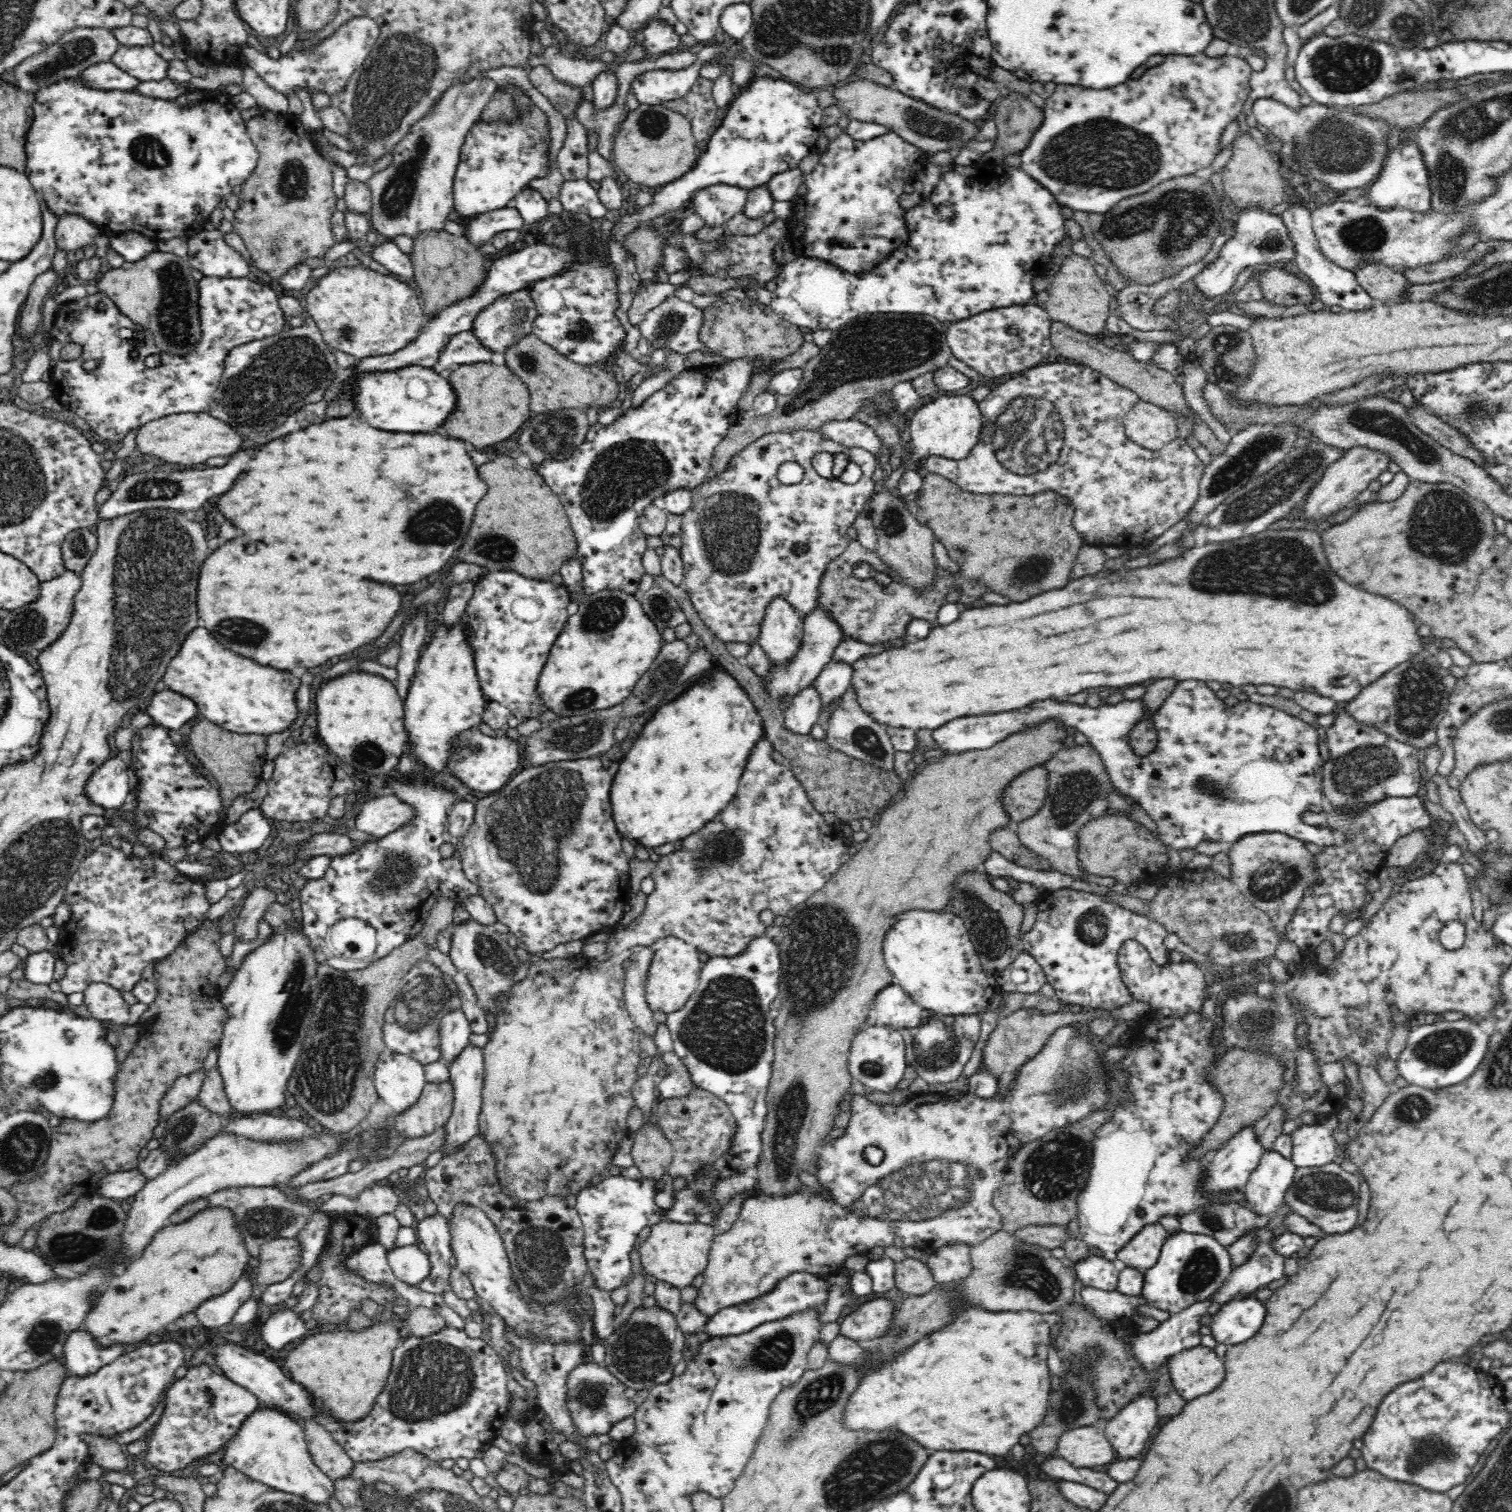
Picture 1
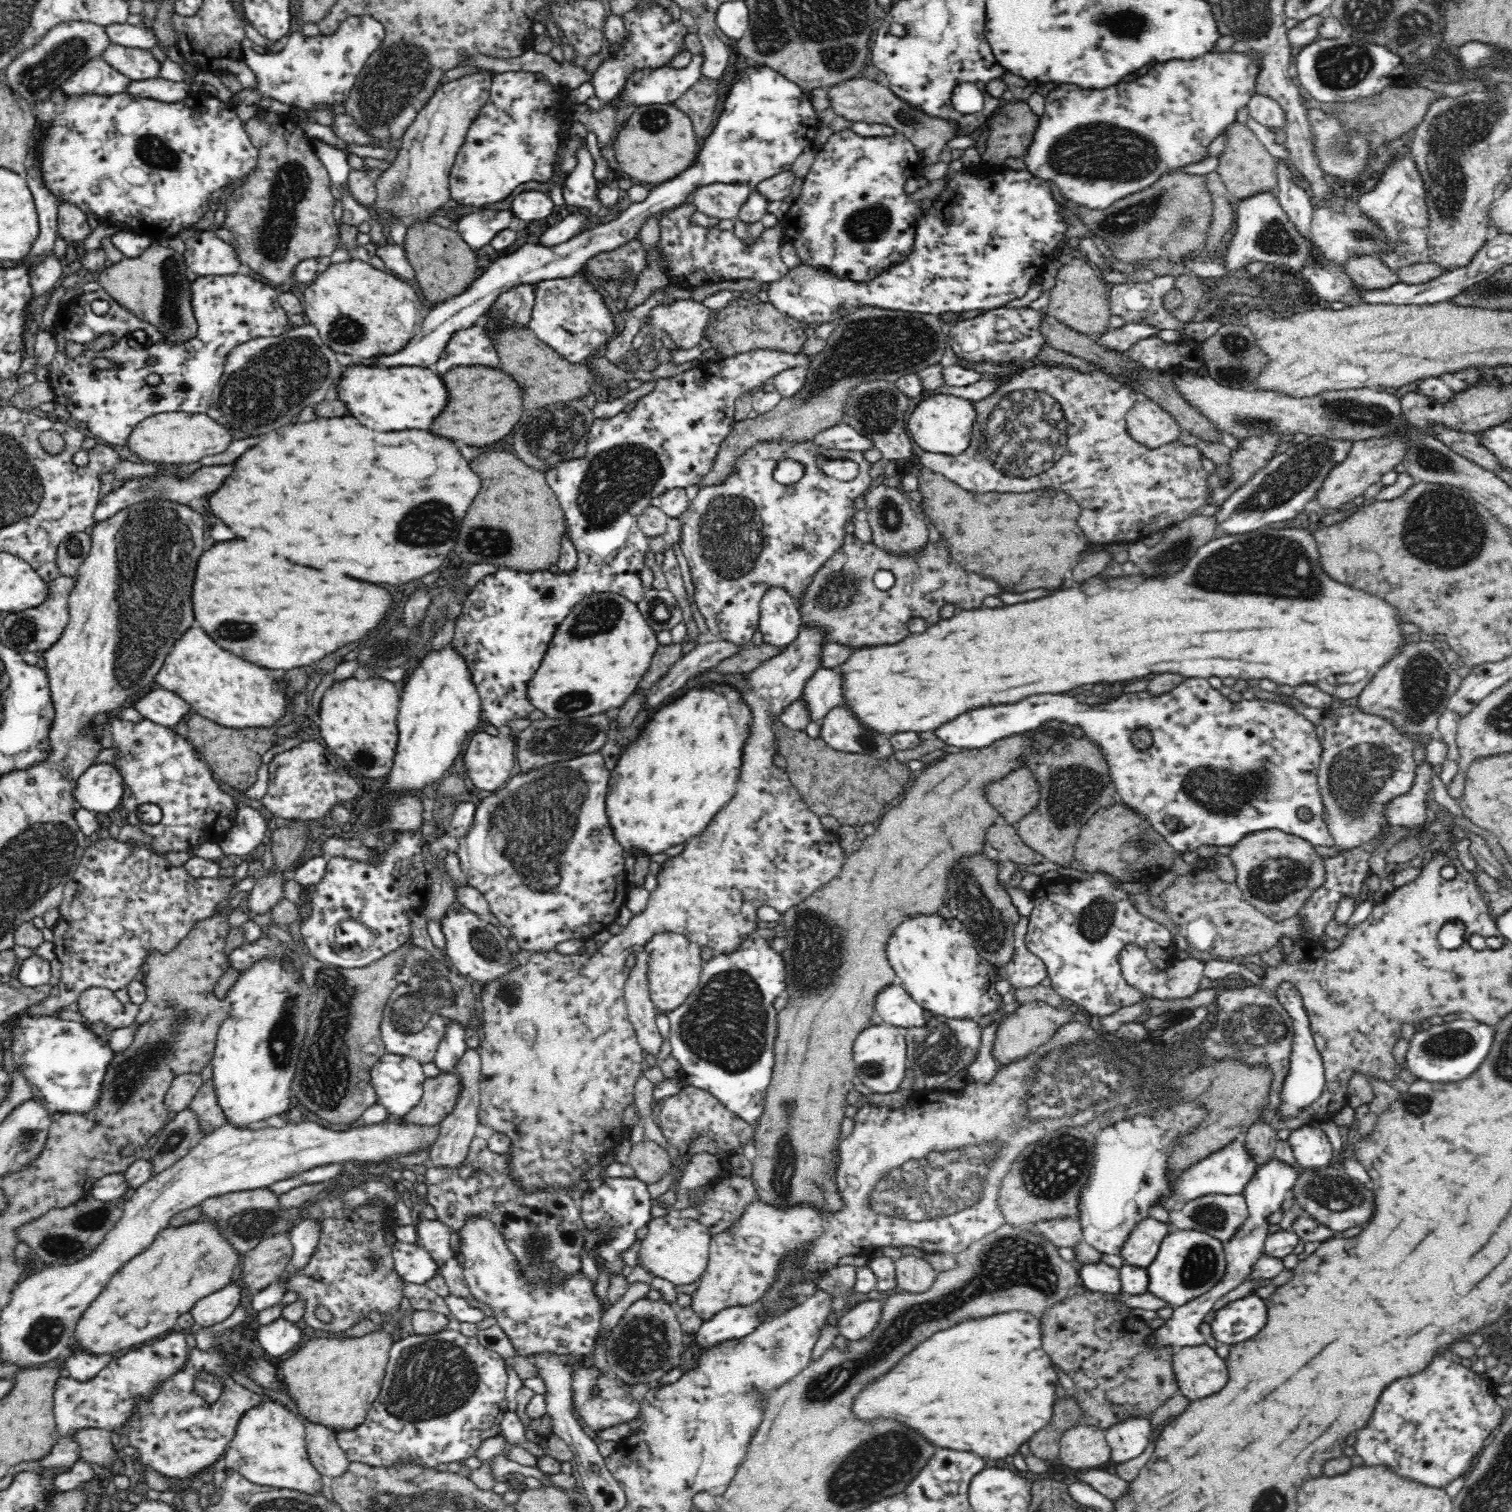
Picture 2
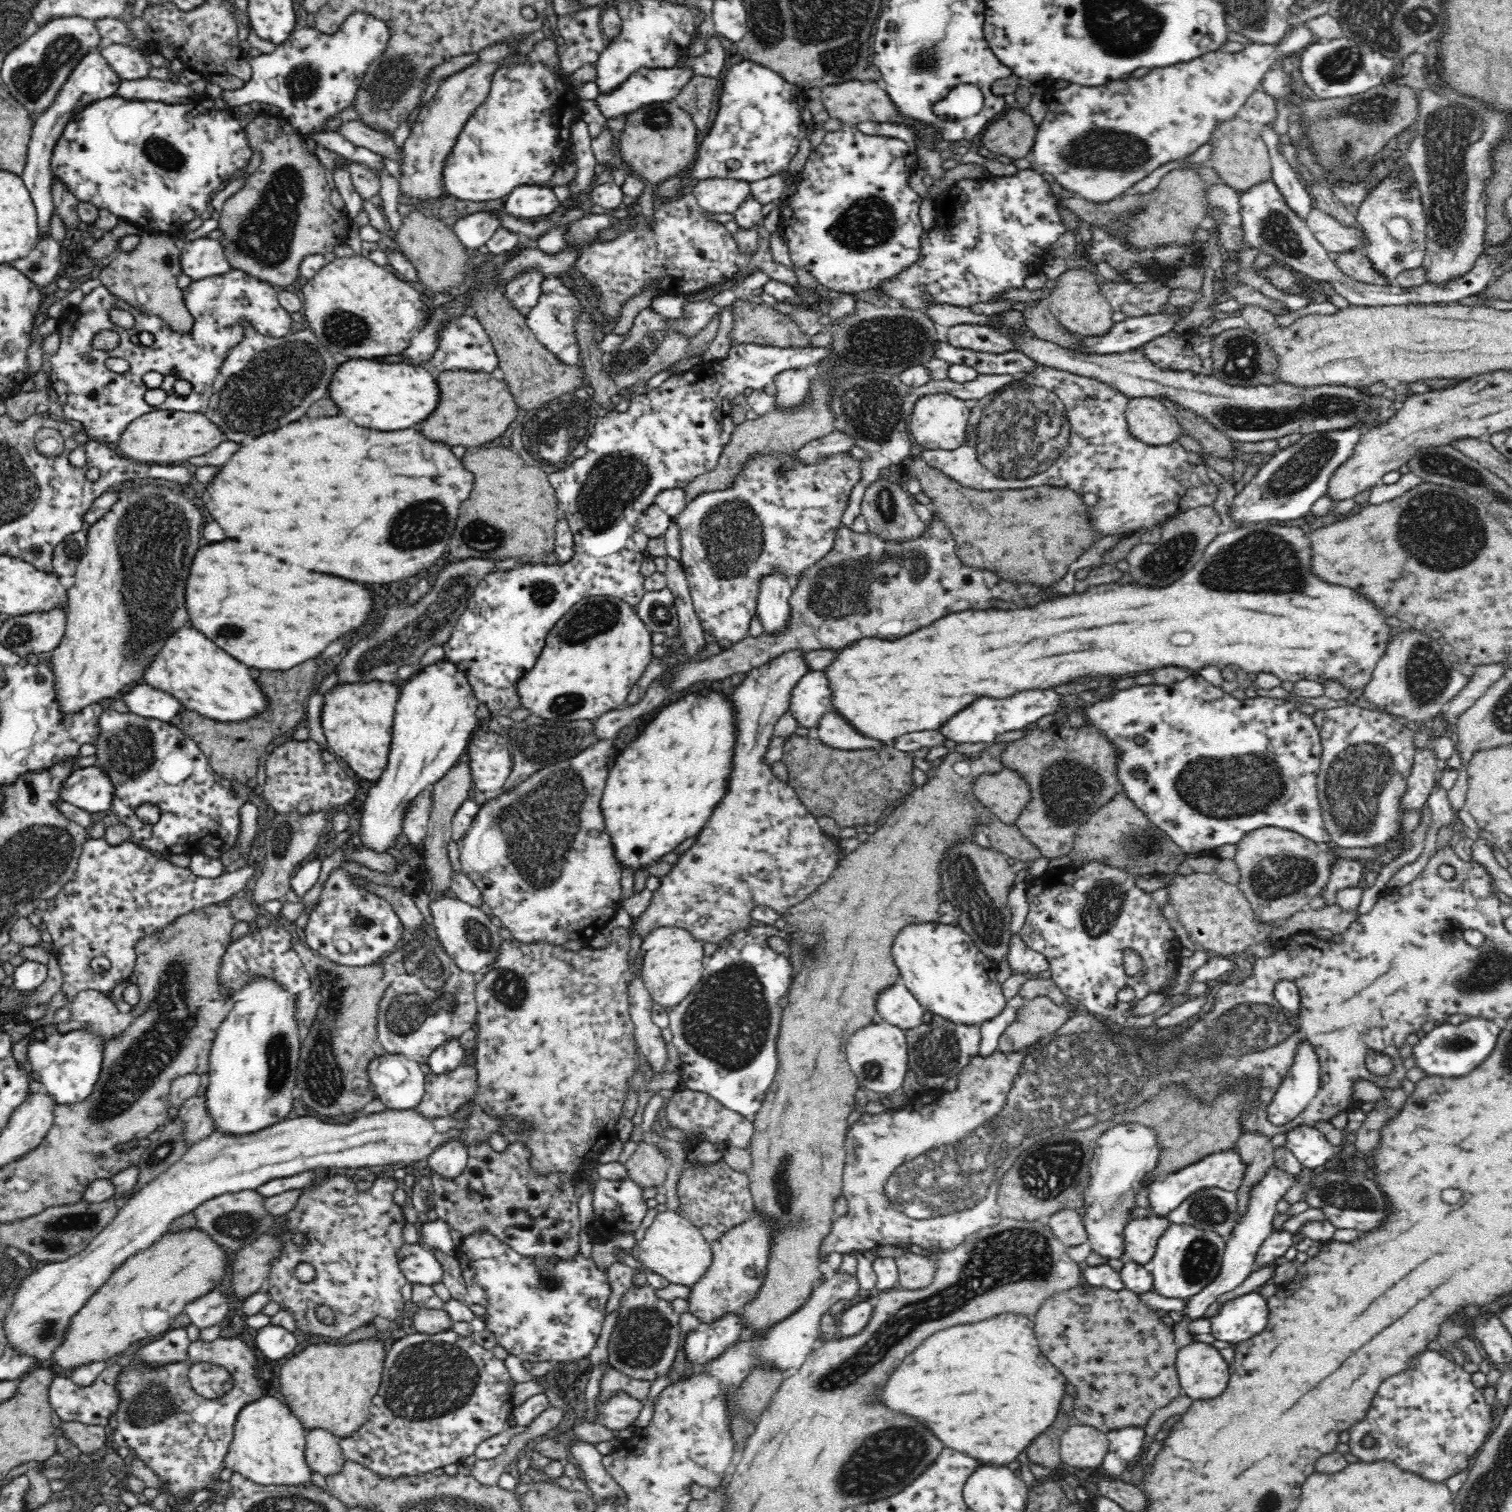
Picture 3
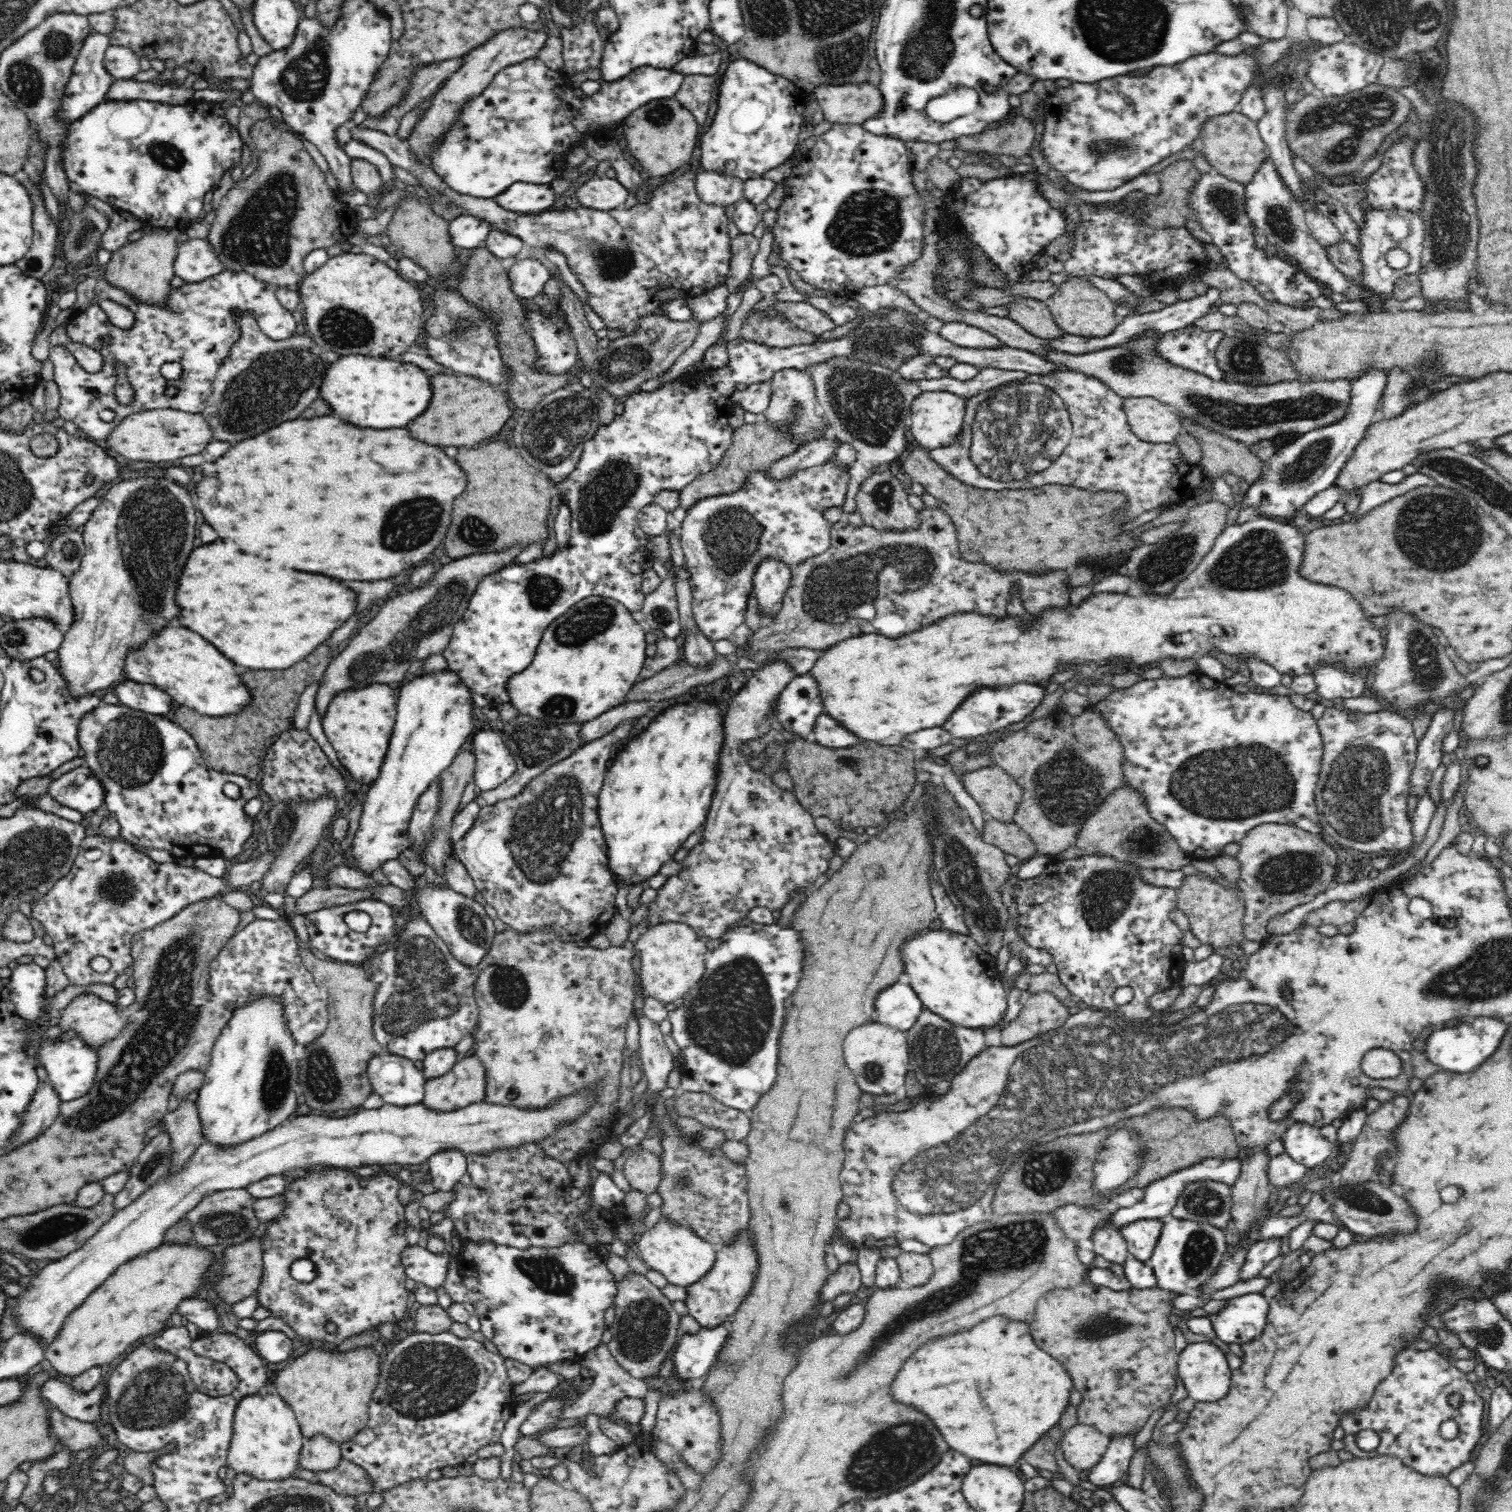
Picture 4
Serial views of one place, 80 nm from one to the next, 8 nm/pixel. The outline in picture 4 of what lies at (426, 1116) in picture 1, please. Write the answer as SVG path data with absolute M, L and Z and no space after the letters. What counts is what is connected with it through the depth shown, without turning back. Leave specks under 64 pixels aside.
M461 1057L447 1073L426 1079L421 1102L430 1110L447 1113L479 1103L485 1090L486 1073L478 1057Z

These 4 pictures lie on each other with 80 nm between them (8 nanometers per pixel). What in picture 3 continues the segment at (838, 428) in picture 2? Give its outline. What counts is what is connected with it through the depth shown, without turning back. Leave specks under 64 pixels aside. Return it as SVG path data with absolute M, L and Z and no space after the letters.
M836 430L806 444L798 452L797 457L804 464L812 464L812 462L816 462L822 456L830 456L830 454L838 454L838 452L848 452L854 447L858 447L858 443L856 443L856 439L852 435Z

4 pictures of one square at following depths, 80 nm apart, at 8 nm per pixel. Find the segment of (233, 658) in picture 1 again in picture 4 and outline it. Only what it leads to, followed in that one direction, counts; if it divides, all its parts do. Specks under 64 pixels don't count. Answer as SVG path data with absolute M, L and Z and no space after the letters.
M170 628L162 630L152 642L128 653L125 664L125 676L128 680L150 684L170 695L182 706L191 708L201 715L225 717L241 713L252 701L250 688L241 679L242 669L236 668L218 648L206 642L200 634L188 628Z

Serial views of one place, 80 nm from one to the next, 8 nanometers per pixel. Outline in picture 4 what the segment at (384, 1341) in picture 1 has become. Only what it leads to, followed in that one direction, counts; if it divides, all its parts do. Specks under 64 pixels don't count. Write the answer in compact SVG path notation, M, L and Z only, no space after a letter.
M381 1345L356 1346L352 1350L312 1348L290 1361L284 1370L278 1372L276 1390L273 1391L294 1412L305 1439L312 1439L316 1435L326 1435L328 1439L342 1445L366 1428L369 1406L375 1400L374 1394L381 1374L381 1362L378 1355L380 1348Z

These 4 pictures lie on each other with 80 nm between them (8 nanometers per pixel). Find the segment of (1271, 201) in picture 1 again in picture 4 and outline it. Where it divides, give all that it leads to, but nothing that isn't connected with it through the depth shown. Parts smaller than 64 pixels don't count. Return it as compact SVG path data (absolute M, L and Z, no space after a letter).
M1238 110L1206 121L1201 130L1199 148L1203 152L1202 156L1211 164L1213 172L1244 186L1255 177L1269 156L1266 143L1257 129L1257 122Z

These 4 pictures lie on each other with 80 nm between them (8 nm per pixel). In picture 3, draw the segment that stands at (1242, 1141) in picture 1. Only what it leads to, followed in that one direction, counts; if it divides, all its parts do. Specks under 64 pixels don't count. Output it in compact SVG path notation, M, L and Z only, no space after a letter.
M1236 1146L1230 1148L1230 1150L1222 1150L1205 1156L1202 1160L1195 1162L1195 1164L1172 1173L1163 1181L1154 1180L1148 1190L1148 1198L1152 1208L1144 1209L1138 1207L1133 1210L1133 1216L1138 1216L1138 1218L1142 1219L1150 1215L1167 1217L1169 1212L1172 1212L1172 1210L1186 1200L1186 1197L1205 1188L1220 1188L1236 1192L1244 1180L1246 1170L1248 1170L1248 1167L1244 1165L1244 1161Z

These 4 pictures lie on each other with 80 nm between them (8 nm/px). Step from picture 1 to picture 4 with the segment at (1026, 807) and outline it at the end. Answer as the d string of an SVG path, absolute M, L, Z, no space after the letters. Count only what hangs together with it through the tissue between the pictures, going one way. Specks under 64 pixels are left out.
M1002 767L981 768L960 776L970 796L989 818L1012 823L1023 797L1023 788Z

